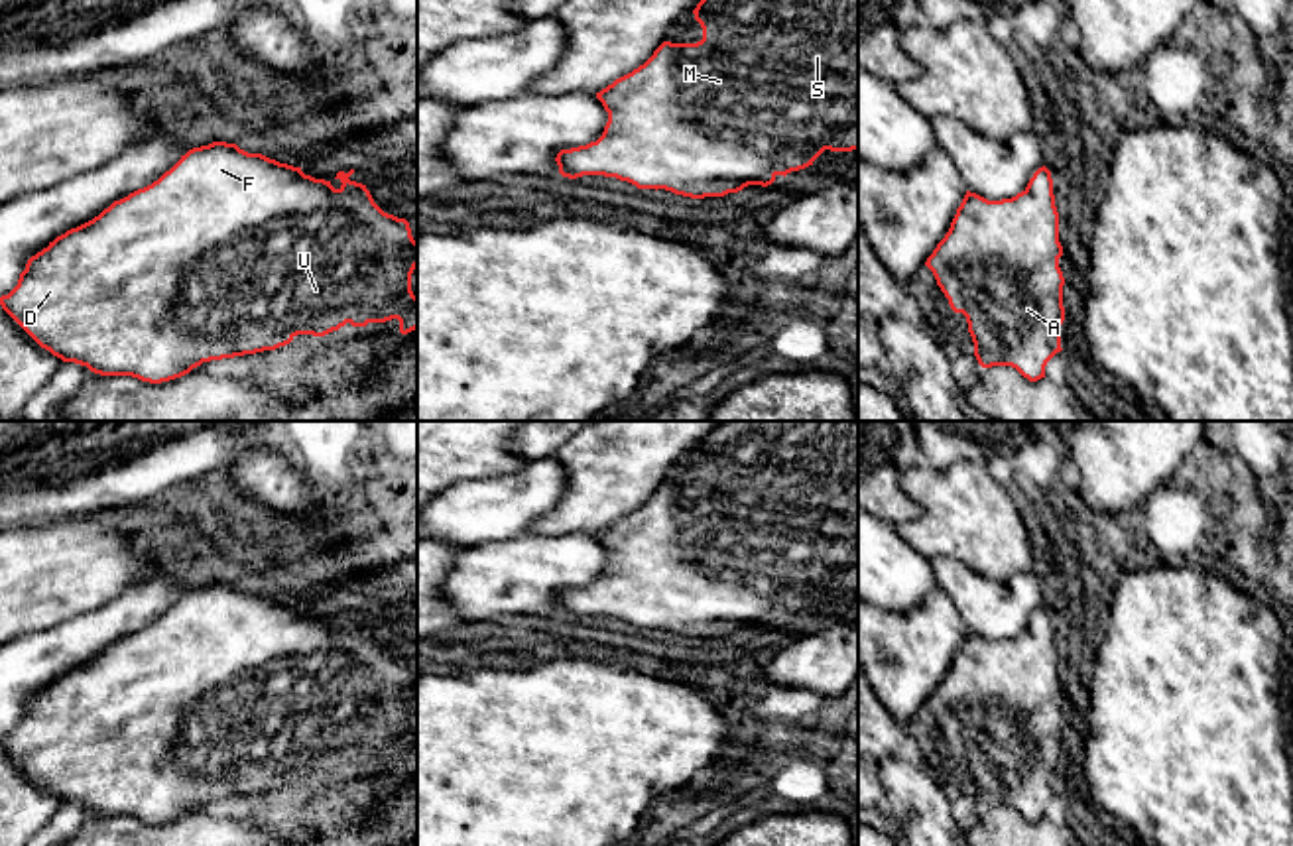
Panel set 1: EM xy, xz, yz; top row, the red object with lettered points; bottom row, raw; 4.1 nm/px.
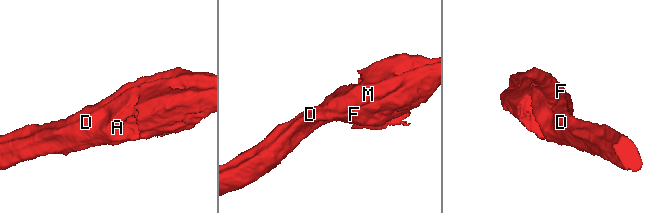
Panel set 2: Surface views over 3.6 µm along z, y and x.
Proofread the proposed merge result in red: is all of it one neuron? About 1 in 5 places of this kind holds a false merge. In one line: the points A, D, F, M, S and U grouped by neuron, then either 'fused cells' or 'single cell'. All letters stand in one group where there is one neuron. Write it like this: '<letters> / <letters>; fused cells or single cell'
A D F M S U; single cell

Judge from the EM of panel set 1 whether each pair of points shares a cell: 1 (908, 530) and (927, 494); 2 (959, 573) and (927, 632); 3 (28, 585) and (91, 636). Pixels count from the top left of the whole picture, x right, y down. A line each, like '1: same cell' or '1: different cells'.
1: same cell
2: different cells
3: different cells

